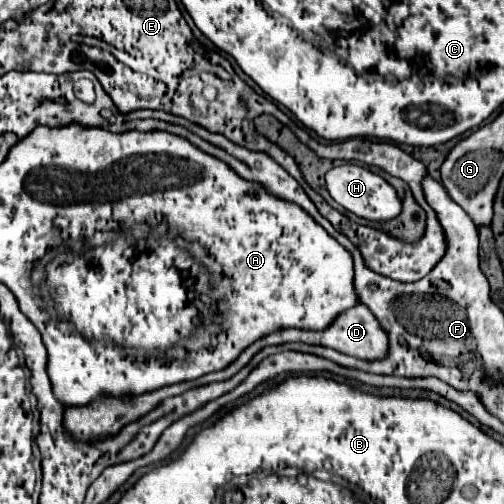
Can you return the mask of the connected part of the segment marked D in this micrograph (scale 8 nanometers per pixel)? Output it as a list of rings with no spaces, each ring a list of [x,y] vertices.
[[[360,304],[340,314],[338,320],[328,330],[324,330],[324,346],[356,356],[360,360],[380,360],[388,356],[388,334],[384,334],[384,328],[380,328],[380,322],[372,316],[372,312]]]

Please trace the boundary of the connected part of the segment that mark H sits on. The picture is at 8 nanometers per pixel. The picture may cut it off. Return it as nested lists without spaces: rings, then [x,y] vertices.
[[[342,164],[342,166],[334,166],[328,174],[326,174],[326,186],[330,196],[348,212],[364,218],[364,220],[372,220],[372,222],[388,222],[400,216],[402,212],[402,198],[398,196],[396,188],[390,186],[382,176],[370,172],[364,166],[358,164]]]

